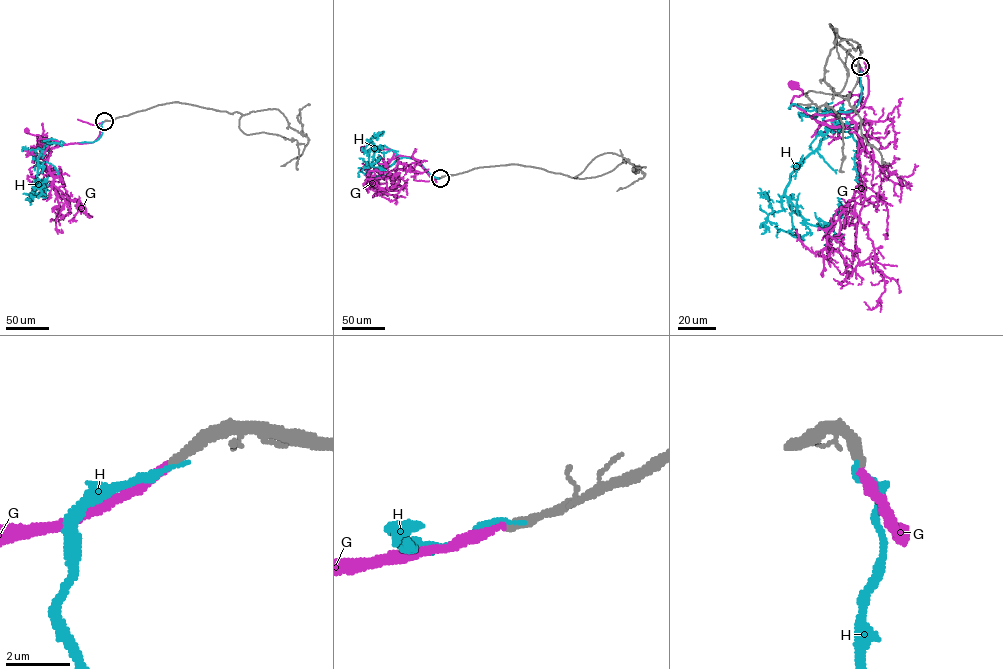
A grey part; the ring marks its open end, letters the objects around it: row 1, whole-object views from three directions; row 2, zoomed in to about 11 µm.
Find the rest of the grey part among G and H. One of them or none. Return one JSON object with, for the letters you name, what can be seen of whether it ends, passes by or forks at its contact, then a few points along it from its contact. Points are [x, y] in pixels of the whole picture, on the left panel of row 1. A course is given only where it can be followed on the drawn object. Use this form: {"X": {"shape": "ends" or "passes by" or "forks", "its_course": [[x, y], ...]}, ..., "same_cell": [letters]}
{"G": {"shape": "ends", "its_course": [[104, 121], [97, 125], [100, 134], [94, 141], [57, 147], [58, 141], [39, 139], [27, 130]]}, "same_cell": ["G"]}

